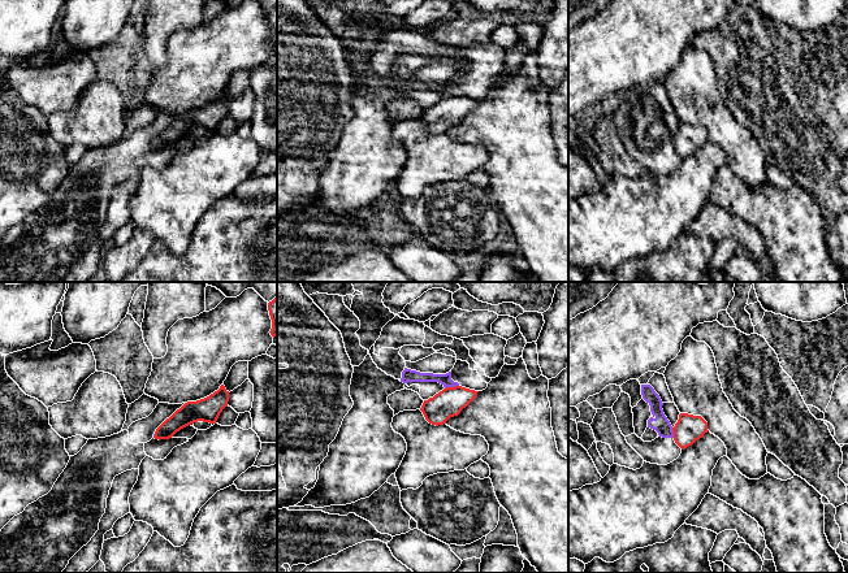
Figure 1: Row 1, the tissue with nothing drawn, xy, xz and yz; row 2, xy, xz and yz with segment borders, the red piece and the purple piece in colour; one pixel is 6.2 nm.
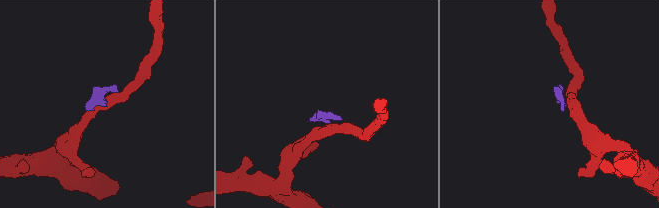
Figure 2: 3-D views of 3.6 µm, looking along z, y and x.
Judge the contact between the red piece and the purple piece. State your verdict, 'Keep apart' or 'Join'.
Keep apart

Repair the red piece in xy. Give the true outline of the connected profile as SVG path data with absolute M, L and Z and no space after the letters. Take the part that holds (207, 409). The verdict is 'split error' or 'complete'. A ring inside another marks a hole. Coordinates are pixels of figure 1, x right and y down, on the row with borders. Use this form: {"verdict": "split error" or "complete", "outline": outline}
{"verdict": "complete", "outline": "M224 385L209 396L187 401L166 418L155 431L155 439L169 439L181 429L198 422L216 424L220 413L228 407L229 391Z"}

